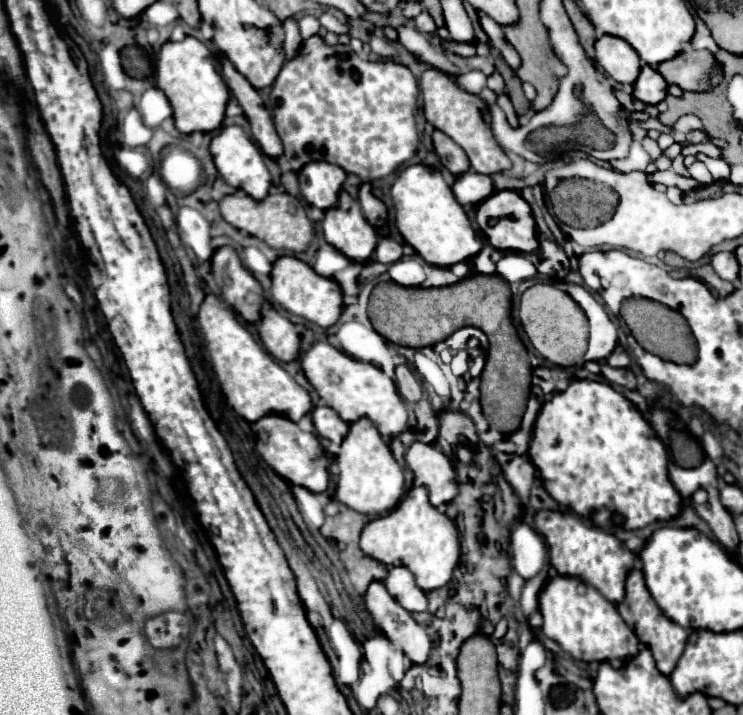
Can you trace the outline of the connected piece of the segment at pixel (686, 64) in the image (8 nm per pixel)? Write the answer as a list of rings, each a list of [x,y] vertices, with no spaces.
[[[687,48],[671,60],[657,66],[657,72],[669,82],[677,84],[681,90],[707,90],[721,82],[723,74],[709,50]]]

